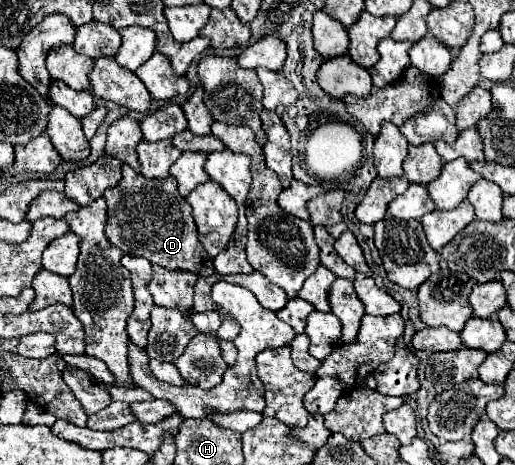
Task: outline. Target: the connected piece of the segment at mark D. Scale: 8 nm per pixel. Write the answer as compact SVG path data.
M124 164L122 180L104 192L104 200L108 204L106 238L112 246L124 254L148 258L166 270L188 270L200 278L214 274L214 268L204 268L210 266L210 258L198 242L192 208L180 196L172 176L166 180L148 180Z

